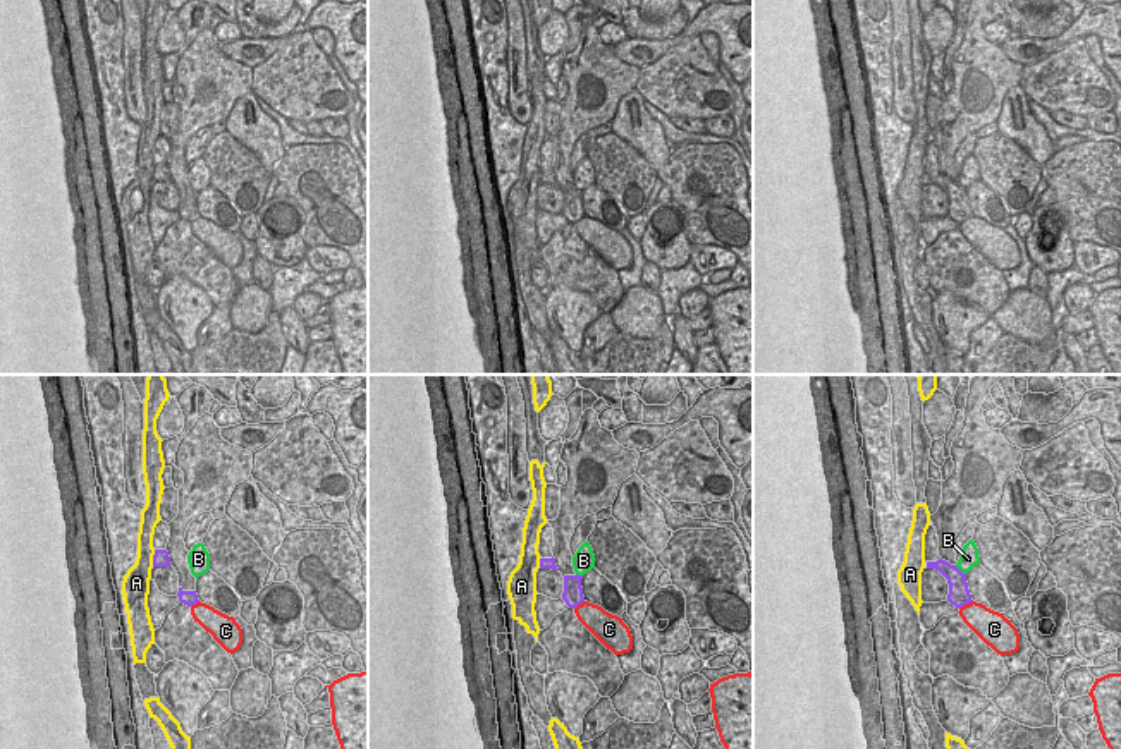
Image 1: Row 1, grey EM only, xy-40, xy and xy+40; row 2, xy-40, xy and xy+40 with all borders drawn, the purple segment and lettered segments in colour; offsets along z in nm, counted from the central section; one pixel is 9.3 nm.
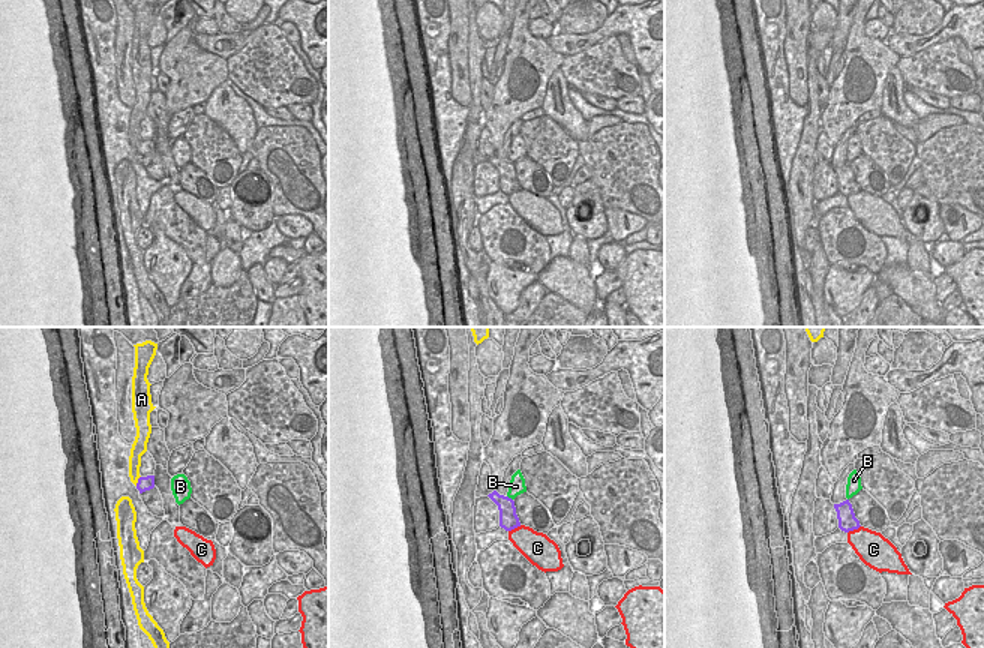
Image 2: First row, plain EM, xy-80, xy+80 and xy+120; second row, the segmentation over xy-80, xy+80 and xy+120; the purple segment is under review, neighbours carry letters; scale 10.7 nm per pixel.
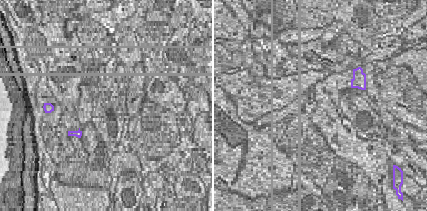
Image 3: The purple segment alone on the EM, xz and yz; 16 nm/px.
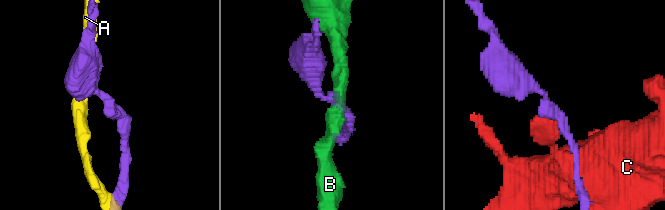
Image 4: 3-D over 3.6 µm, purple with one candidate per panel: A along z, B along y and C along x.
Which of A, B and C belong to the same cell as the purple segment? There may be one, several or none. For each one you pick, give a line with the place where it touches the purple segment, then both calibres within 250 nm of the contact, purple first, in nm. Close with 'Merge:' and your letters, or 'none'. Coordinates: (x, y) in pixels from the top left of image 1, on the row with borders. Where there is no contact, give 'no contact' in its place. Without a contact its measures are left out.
Merge: none

